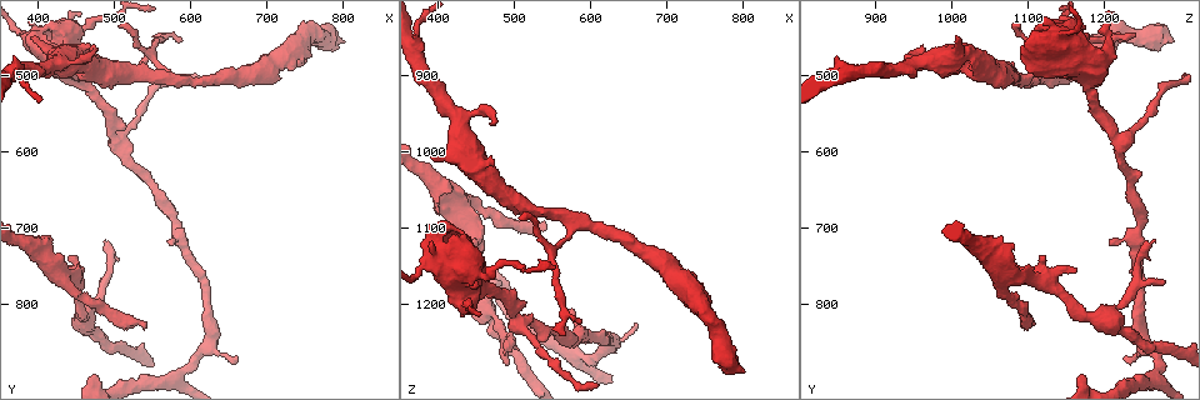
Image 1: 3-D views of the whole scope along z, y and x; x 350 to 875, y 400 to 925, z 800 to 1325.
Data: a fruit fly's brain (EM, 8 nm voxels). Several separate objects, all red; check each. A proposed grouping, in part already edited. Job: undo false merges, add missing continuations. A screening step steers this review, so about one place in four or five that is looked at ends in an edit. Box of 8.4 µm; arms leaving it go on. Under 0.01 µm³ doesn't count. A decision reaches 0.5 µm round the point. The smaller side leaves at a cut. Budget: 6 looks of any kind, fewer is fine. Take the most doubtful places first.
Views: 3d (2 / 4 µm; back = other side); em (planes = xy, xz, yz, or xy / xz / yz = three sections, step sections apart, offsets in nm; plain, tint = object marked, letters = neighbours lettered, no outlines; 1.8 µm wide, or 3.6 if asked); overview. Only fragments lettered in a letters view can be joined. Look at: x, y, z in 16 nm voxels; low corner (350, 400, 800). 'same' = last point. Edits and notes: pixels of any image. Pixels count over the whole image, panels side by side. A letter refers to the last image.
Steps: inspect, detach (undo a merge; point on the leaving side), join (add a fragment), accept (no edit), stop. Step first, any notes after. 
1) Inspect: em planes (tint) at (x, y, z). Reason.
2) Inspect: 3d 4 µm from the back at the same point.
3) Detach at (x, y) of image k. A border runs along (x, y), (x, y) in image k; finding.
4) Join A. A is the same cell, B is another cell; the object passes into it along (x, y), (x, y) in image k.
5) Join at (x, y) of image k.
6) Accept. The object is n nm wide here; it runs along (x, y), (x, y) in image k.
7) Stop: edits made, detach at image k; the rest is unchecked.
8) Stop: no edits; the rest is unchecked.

Inspect: em planes (letters) at (540, 830, 1100). Free end.

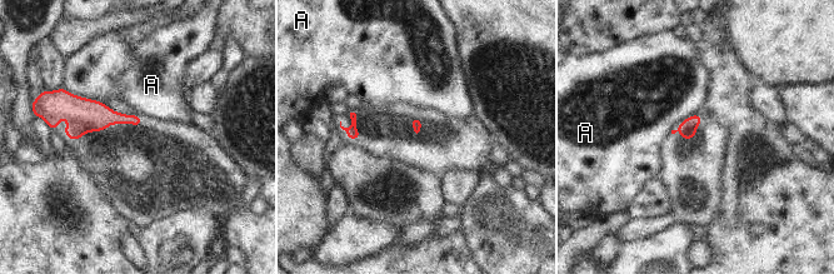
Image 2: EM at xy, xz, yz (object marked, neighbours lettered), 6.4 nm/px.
Accept. A is another cell; a border runs along (697, 113), (678, 124) in image 2; no lettered fragment goes on from it.

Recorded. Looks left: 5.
Inspect: em planes (tint) at (580, 900, 1270). Abrupt turn.

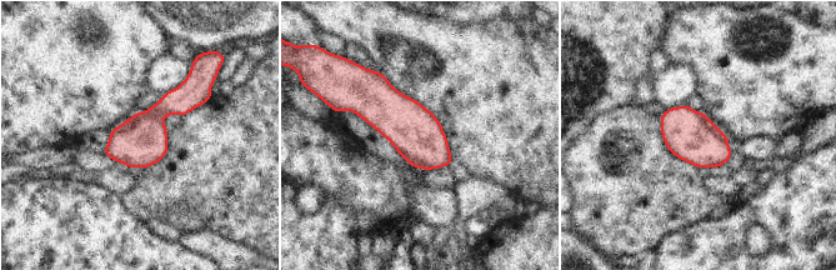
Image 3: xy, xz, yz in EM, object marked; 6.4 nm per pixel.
Inspect: em planes (letters) at the same point. What lies round it.

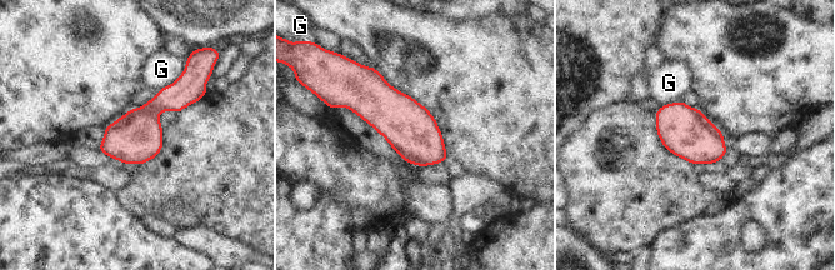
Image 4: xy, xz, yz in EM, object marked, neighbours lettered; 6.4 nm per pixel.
Accept. G is another cell; a border runs along (185, 65), (174, 81), (158, 91) in image 4; continuous, no second neuron.

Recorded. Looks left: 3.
Inspect: em planes (letters) at (505, 590, 1220). Three-way junction.

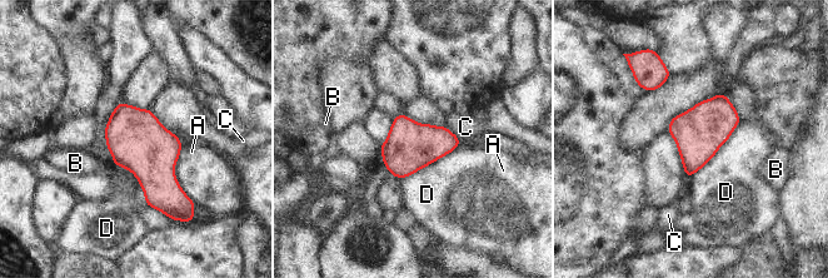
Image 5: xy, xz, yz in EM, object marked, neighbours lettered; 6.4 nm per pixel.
Accept. The object is 320 nm wide here; A, B, C and D are other cells; a border runs along (741, 120), (729, 138), (691, 177) in image 5; one neuron here.

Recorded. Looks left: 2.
Stop: no edits; the rest is unchecked.

